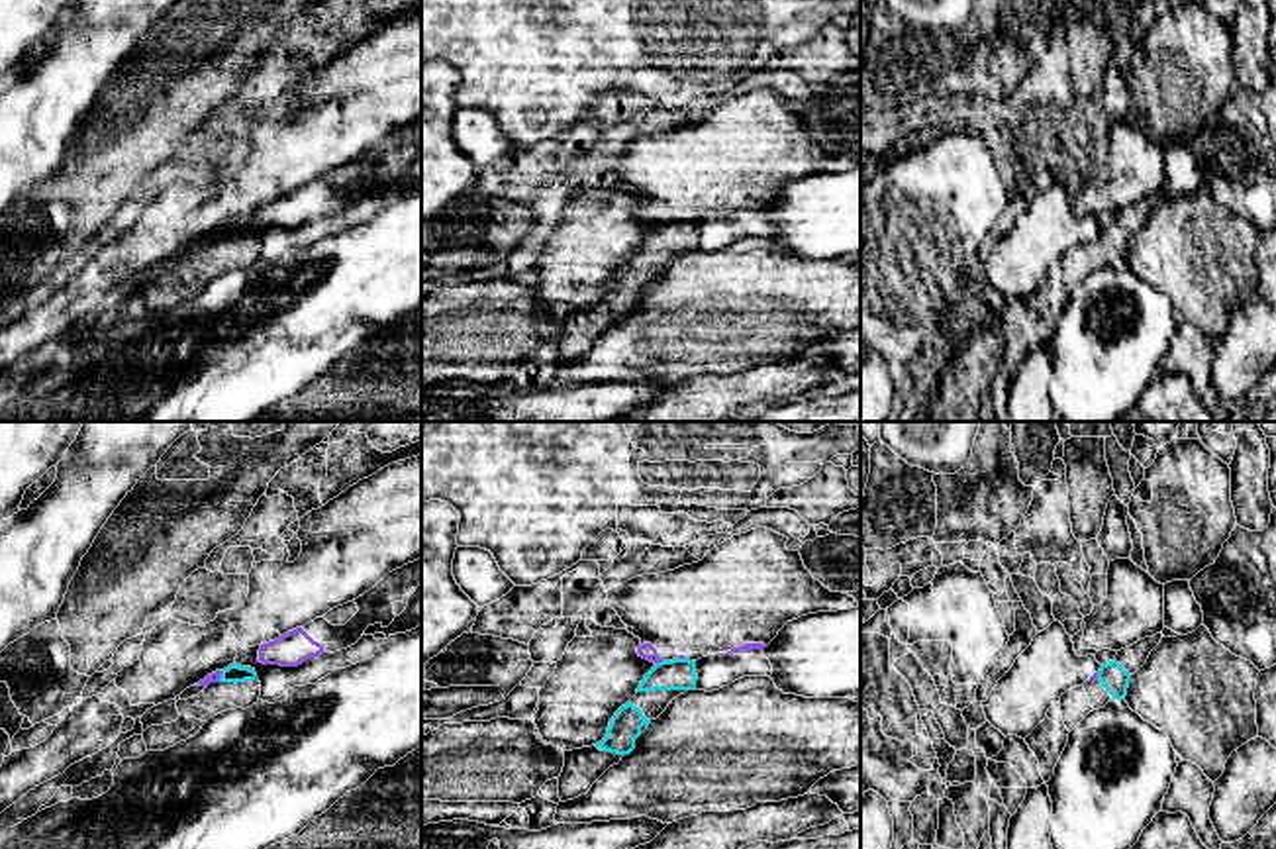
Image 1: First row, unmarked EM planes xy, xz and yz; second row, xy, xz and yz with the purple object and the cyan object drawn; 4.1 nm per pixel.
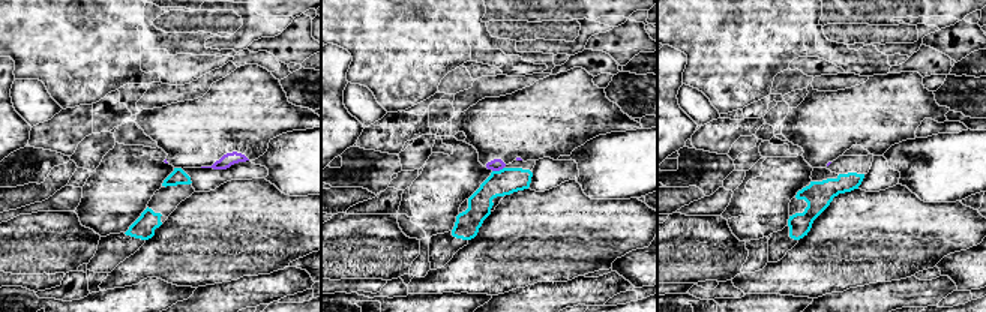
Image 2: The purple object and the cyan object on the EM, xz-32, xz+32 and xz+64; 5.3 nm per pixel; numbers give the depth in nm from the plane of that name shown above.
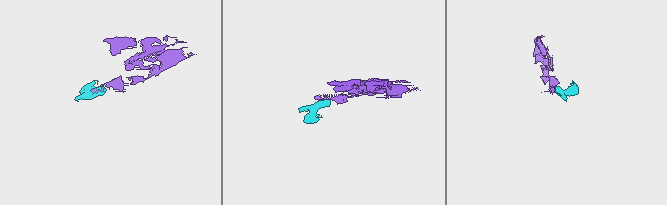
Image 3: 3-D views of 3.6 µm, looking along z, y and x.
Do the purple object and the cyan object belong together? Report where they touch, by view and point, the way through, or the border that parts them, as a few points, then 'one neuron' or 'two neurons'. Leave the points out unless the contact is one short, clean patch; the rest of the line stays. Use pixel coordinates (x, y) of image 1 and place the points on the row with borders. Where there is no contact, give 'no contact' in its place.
xz (657, 661) | along xz (661, 659), (655, 663) | two neurons

